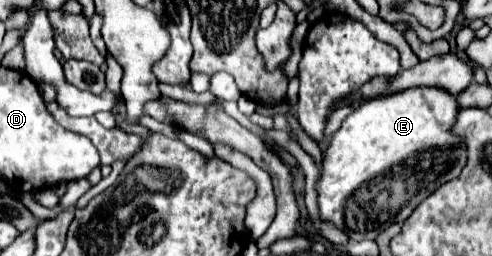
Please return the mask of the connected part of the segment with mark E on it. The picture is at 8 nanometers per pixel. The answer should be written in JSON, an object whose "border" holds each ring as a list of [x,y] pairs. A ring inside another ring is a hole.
{"border":[[[414,88],[402,94],[376,98],[346,116],[340,130],[330,138],[322,156],[320,180],[316,184],[320,220],[336,224],[350,240],[374,240],[384,228],[406,220],[414,208],[438,186],[456,178],[466,164],[466,148],[456,134],[450,134],[458,116],[456,98],[438,88]]]}

